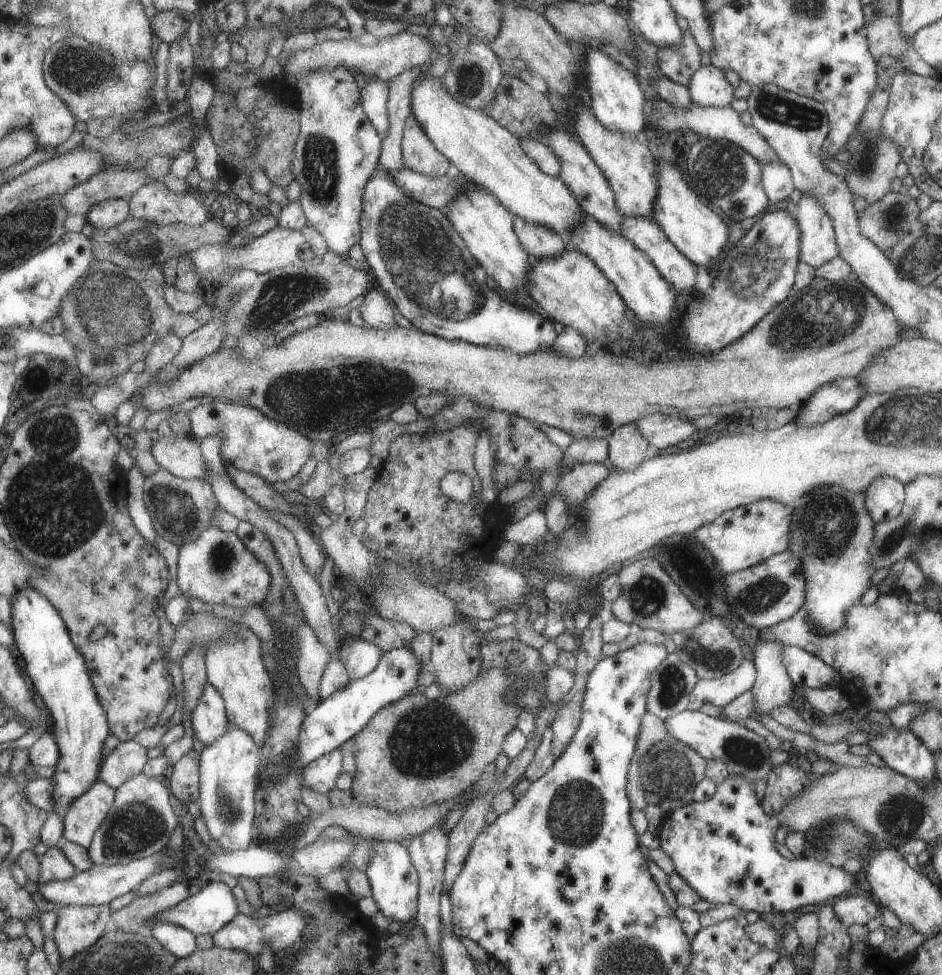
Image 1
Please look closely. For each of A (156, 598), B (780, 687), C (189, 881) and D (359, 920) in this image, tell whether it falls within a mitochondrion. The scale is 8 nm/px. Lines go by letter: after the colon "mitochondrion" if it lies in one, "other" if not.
A: other
B: other
C: other
D: other

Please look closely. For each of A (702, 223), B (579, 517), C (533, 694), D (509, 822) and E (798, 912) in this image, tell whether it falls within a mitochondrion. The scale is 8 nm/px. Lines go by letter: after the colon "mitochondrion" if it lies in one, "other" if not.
A: other
B: other
C: mitochondrion
D: other
E: other

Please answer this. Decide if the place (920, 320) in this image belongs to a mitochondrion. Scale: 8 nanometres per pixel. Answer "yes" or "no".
yes

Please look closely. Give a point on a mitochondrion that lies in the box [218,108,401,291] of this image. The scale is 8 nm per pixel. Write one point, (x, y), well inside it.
(318, 159)

